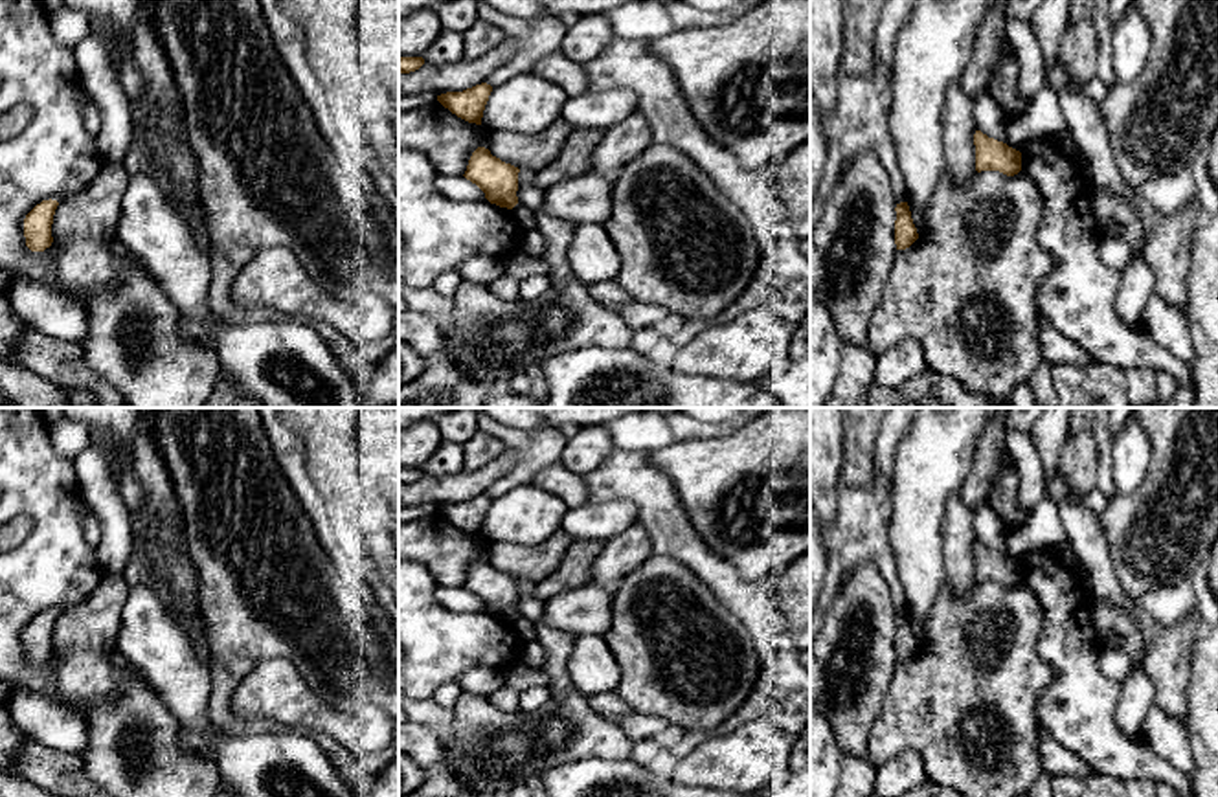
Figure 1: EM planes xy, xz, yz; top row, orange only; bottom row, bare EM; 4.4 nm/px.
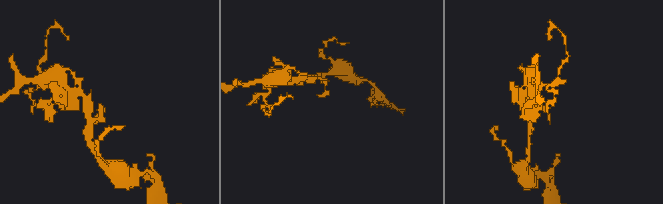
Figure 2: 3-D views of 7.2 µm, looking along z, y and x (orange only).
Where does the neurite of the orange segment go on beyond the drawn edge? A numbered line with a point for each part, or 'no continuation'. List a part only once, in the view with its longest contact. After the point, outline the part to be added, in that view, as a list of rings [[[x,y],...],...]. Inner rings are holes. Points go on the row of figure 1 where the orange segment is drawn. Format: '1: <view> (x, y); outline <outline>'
no continuation

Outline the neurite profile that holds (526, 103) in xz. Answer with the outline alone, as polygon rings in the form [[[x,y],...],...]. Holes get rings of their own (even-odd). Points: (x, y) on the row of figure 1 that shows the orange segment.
[[[533,72],[520,73],[492,88],[481,125],[489,130],[538,134],[560,119],[568,97]]]

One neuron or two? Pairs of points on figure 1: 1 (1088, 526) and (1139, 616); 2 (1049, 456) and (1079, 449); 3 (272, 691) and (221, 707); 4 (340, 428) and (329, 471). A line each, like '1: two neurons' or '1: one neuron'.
1: one neuron
2: two neurons
3: two neurons
4: one neuron

